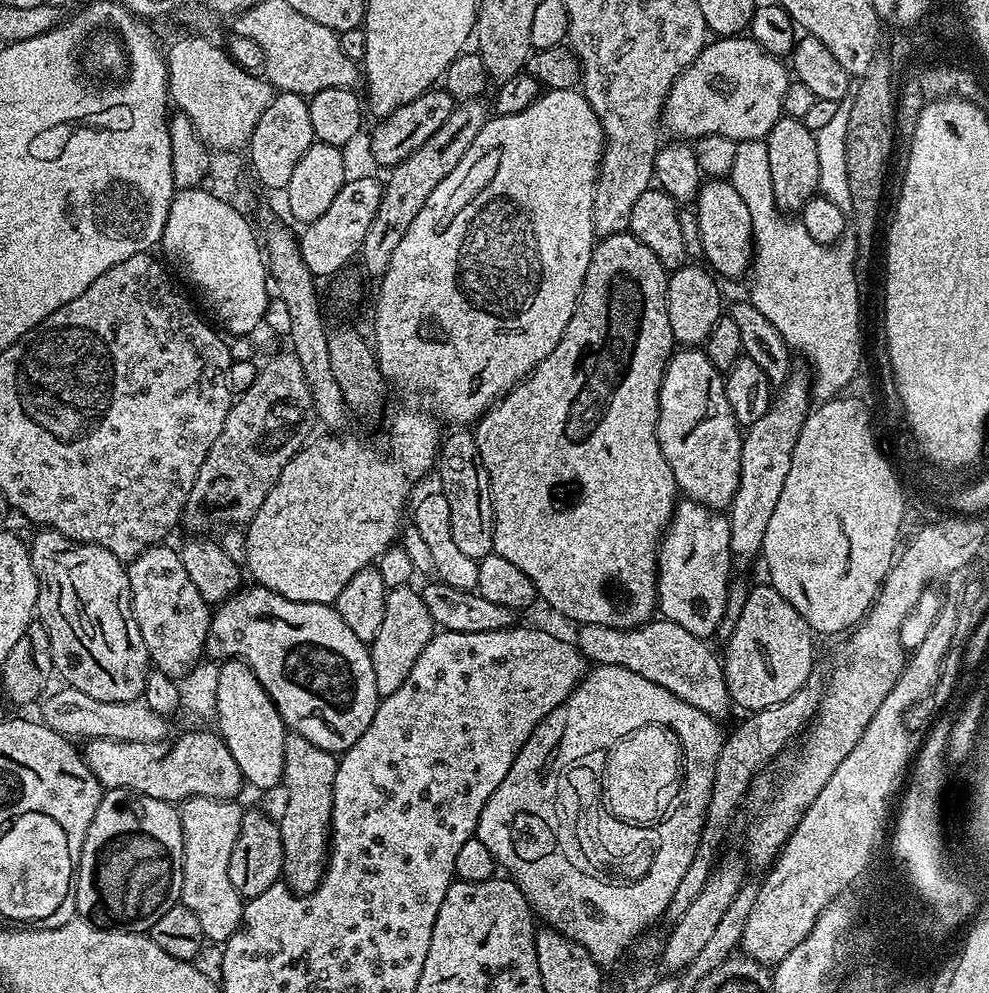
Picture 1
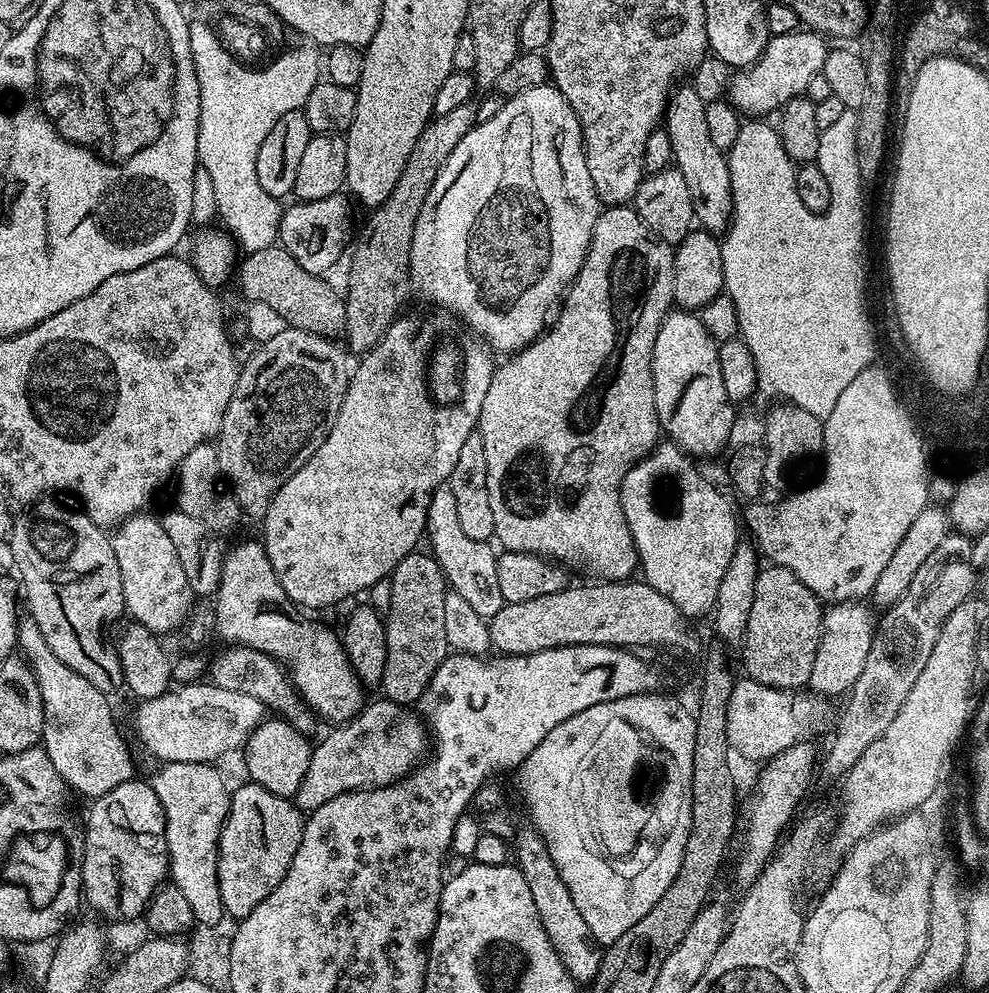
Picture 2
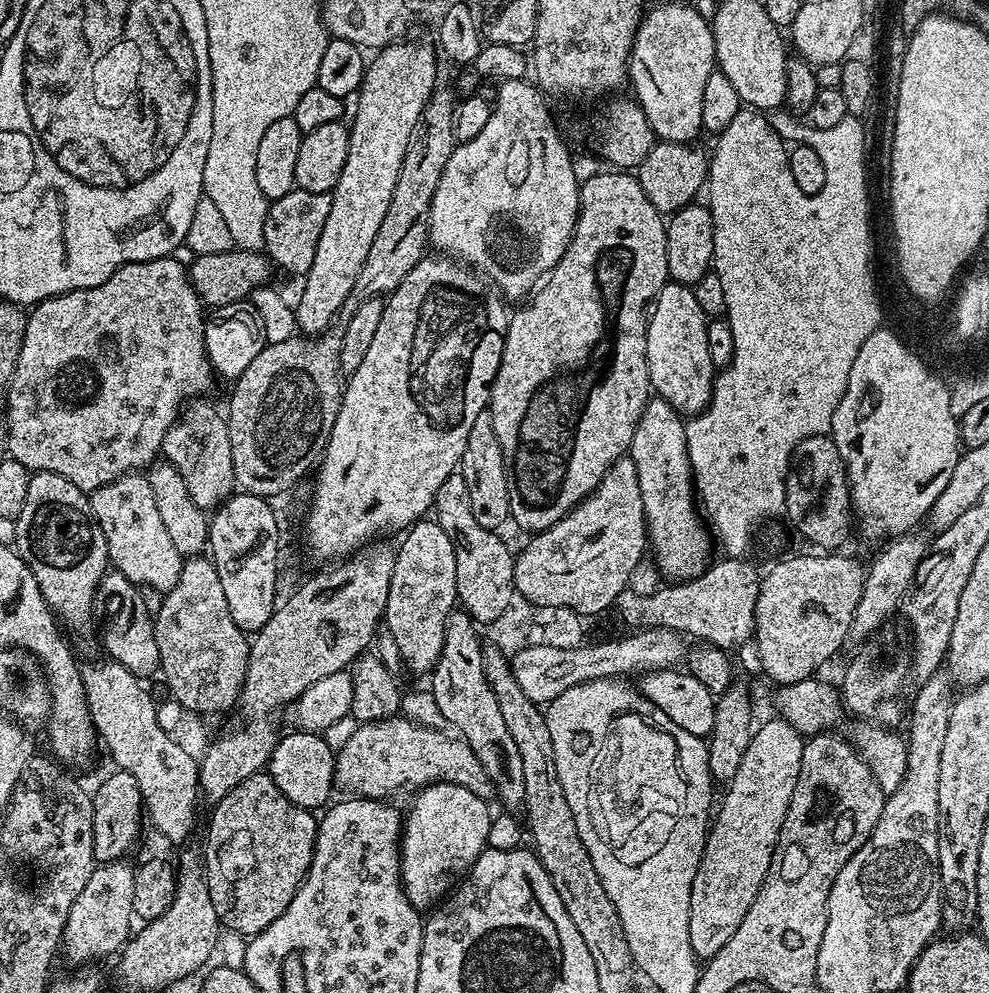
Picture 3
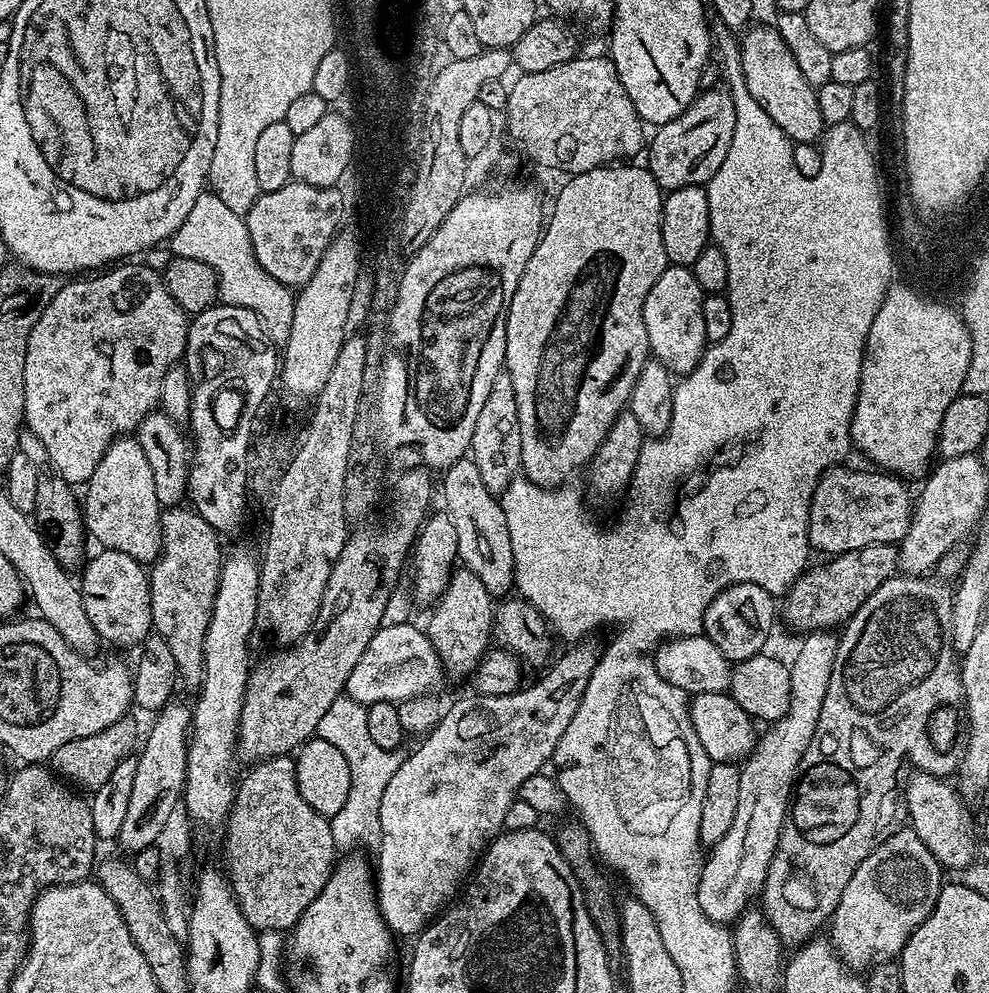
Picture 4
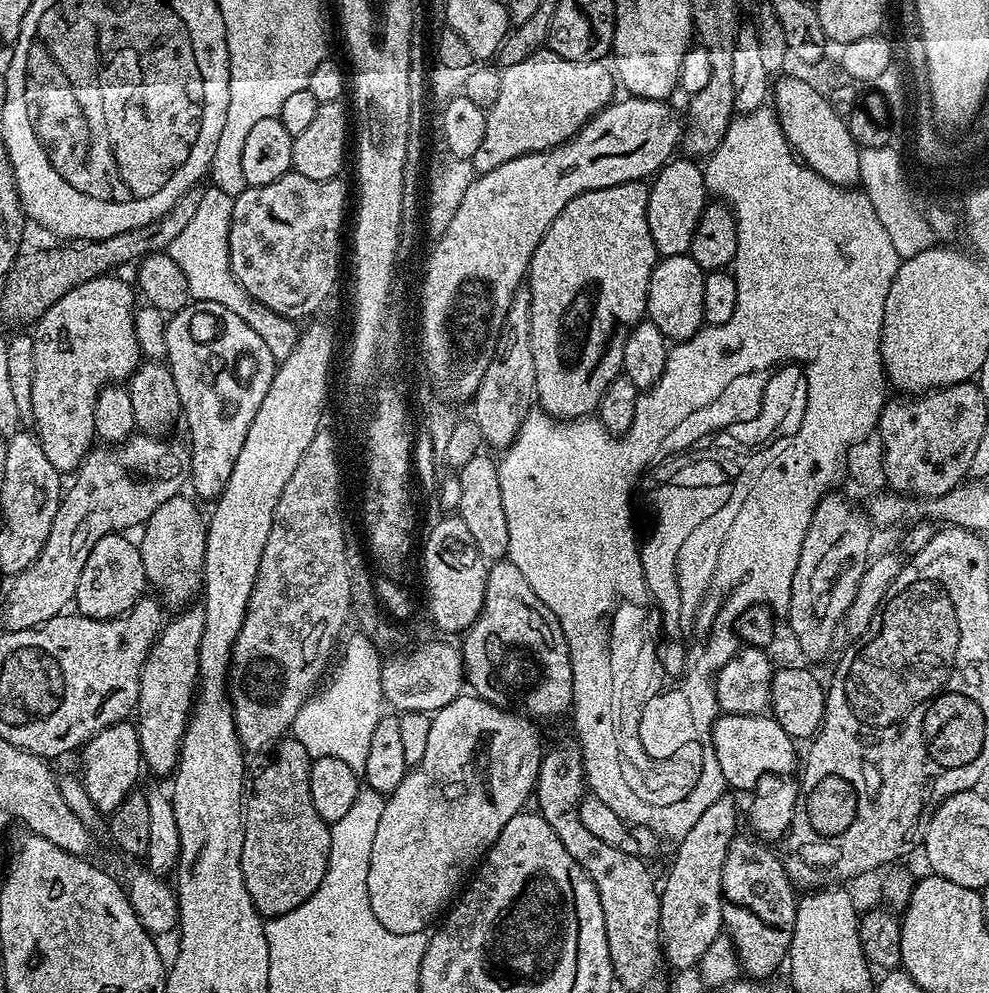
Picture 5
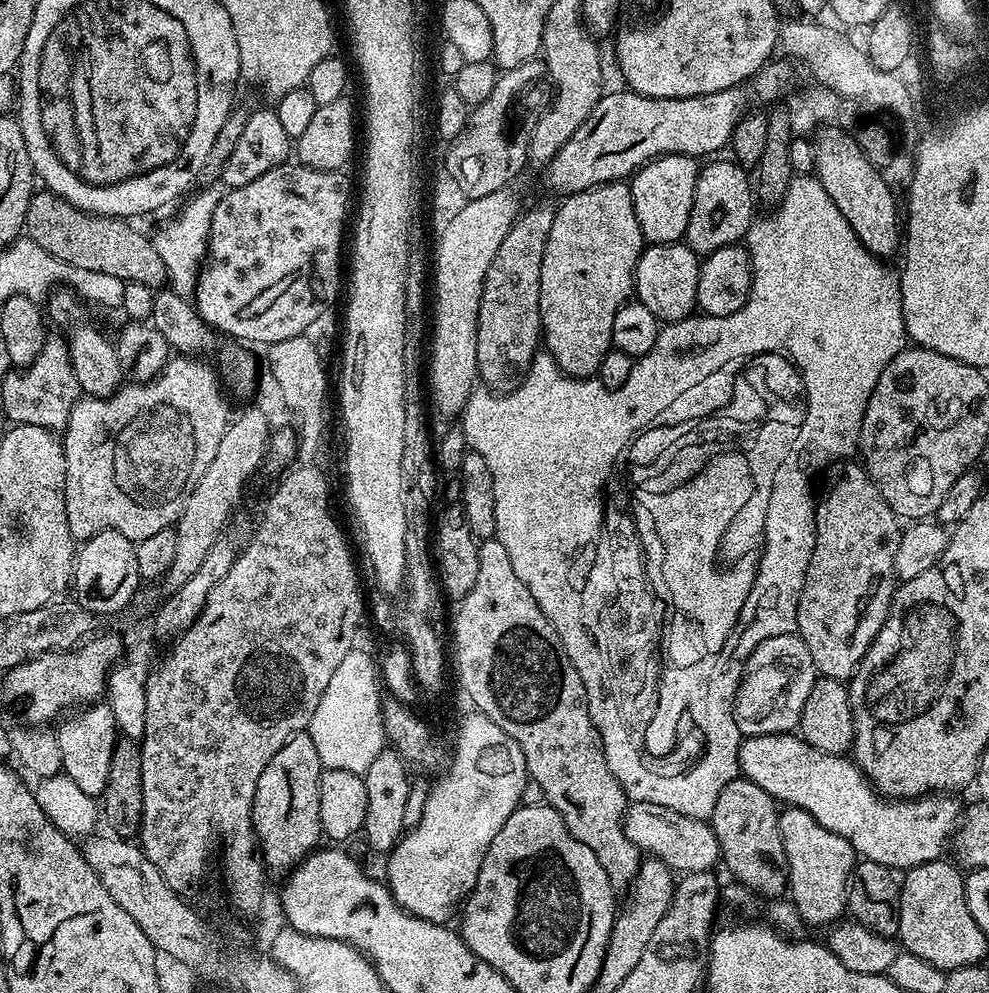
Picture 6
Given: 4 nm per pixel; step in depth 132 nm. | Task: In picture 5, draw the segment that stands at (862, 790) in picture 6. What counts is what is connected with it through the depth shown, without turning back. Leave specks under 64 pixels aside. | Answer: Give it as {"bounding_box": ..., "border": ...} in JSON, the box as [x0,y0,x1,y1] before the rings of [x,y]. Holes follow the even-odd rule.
{"bounding_box":[712,714,796,789],"border":[[[761,714],[758,716],[717,715],[712,721],[712,745],[714,754],[718,754],[718,766],[722,766],[724,783],[729,789],[755,789],[763,776],[789,775],[792,763],[796,760],[794,741],[782,730],[774,718]]]}

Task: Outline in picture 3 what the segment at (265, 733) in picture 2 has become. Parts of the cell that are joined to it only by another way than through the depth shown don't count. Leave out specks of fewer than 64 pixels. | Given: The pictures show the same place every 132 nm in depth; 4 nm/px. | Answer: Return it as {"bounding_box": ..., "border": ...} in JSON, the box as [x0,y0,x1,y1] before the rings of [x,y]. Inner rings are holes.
{"bounding_box":[266,730,336,809],"border":[[[288,730],[285,736],[283,733],[277,739],[266,771],[274,778],[274,786],[278,786],[278,790],[282,790],[282,794],[286,794],[290,802],[294,802],[299,808],[323,809],[333,799],[336,755],[321,733]]]}

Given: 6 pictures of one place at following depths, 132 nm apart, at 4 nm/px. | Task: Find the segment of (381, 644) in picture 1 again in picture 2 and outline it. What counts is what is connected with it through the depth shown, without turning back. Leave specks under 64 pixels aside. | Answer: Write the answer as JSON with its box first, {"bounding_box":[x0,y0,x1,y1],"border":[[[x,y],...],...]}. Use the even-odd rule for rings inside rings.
{"bounding_box":[379,550,450,706],"border":[[[417,550],[409,556],[404,556],[402,562],[392,571],[392,593],[390,594],[390,608],[386,613],[386,668],[379,682],[384,688],[383,699],[403,706],[412,706],[420,699],[426,690],[434,670],[442,663],[450,649],[446,642],[446,625],[442,622],[442,602],[446,591],[444,571],[438,566],[436,557],[427,551]]]}

